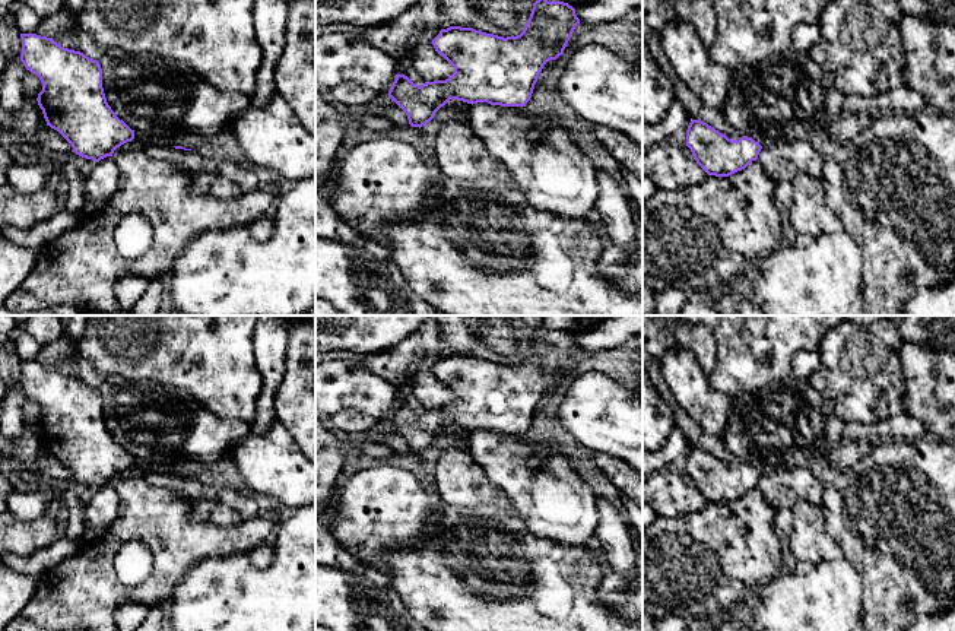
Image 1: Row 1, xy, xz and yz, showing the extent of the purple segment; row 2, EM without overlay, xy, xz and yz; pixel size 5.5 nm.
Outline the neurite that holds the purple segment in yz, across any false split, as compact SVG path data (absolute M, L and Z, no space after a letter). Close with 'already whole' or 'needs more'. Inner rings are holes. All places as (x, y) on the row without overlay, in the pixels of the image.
M692 447L686 457L686 473L697 491L708 501L729 504L758 486L762 473L752 464L732 467L701 447Z; already whole

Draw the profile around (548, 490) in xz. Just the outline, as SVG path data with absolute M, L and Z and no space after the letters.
M473 431L469 453L501 489L527 529L545 539L587 545L600 520L583 466L526 434Z

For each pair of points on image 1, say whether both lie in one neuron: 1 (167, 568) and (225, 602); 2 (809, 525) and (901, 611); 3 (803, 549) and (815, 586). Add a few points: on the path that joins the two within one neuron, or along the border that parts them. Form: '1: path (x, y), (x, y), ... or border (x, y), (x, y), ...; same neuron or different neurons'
1: border (212, 558), (203, 558), (196, 563), (170, 598); different neurons
2: border (824, 528), (844, 557); different neurons
3: border (843, 557), (822, 560), (815, 566); different neurons

